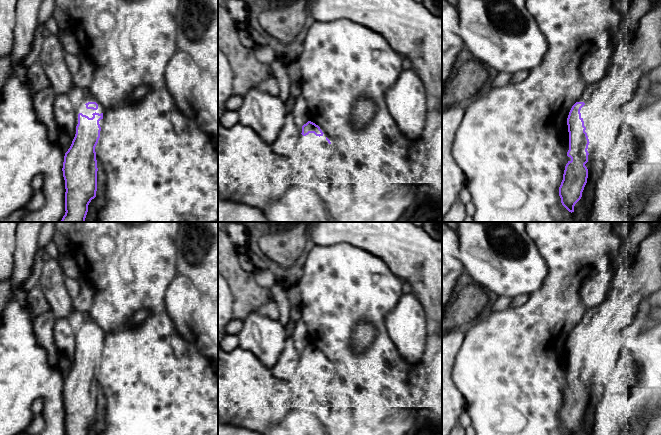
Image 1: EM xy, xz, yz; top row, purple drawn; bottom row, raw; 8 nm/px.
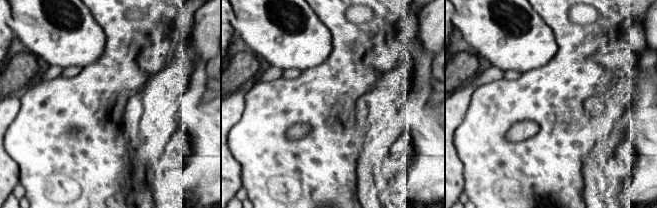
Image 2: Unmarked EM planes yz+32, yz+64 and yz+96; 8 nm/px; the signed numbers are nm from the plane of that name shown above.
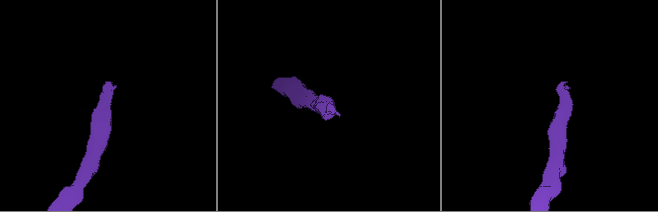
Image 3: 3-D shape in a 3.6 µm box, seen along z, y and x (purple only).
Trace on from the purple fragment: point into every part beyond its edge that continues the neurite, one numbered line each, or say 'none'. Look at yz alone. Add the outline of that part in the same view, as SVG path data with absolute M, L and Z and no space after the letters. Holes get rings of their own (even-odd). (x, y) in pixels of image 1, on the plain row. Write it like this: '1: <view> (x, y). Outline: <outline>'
1: yz (619, 308). Outline: M661 229L650 233L639 244L634 263L625 270L609 289L606 298L597 306L588 310L578 326L584 326L581 342L584 350L596 346L629 325L635 318L640 303L661 288Z

